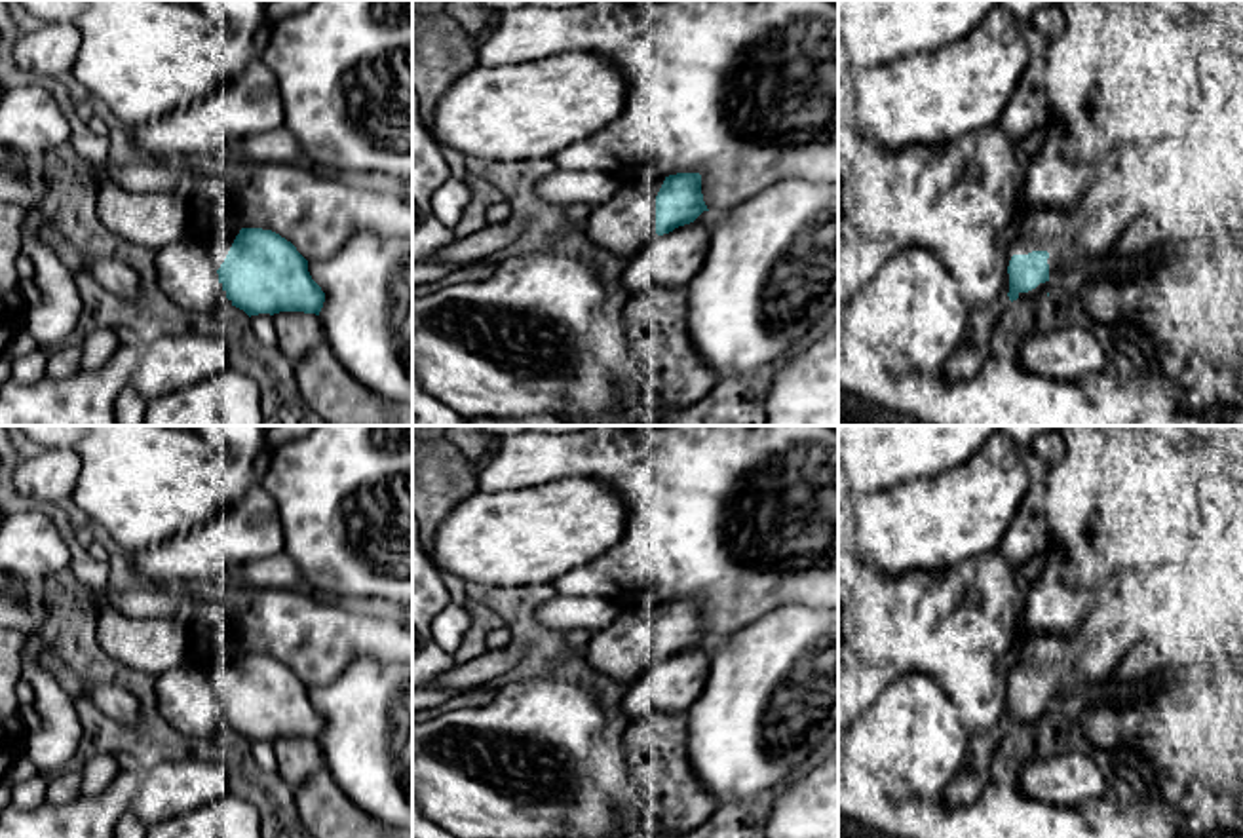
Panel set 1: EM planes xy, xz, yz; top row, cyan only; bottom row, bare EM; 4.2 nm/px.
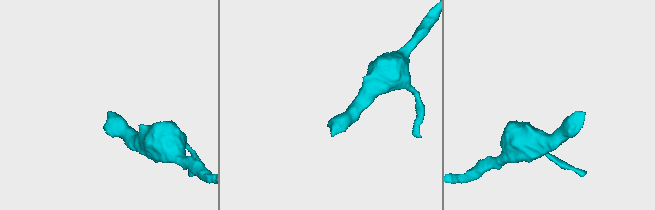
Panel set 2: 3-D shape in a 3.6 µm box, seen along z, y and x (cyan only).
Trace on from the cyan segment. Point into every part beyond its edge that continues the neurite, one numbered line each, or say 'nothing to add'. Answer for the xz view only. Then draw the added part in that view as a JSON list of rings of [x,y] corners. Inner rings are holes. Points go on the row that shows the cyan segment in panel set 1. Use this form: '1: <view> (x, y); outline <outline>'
1: xz (626, 223); outline [[[665,177],[644,179],[639,184],[620,184],[618,192],[595,205],[583,222],[587,239],[618,257],[633,257],[656,234],[656,196]]]

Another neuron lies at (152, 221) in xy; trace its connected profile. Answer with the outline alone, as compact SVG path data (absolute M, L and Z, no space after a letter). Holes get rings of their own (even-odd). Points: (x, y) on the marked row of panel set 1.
M101 173L99 220L108 232L150 251L192 238L192 207L190 200L171 192L127 192Z

